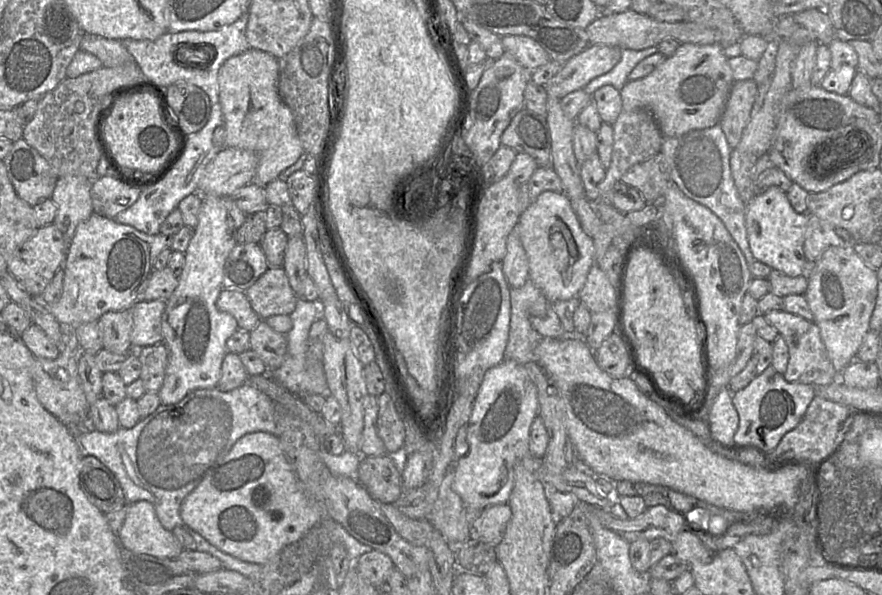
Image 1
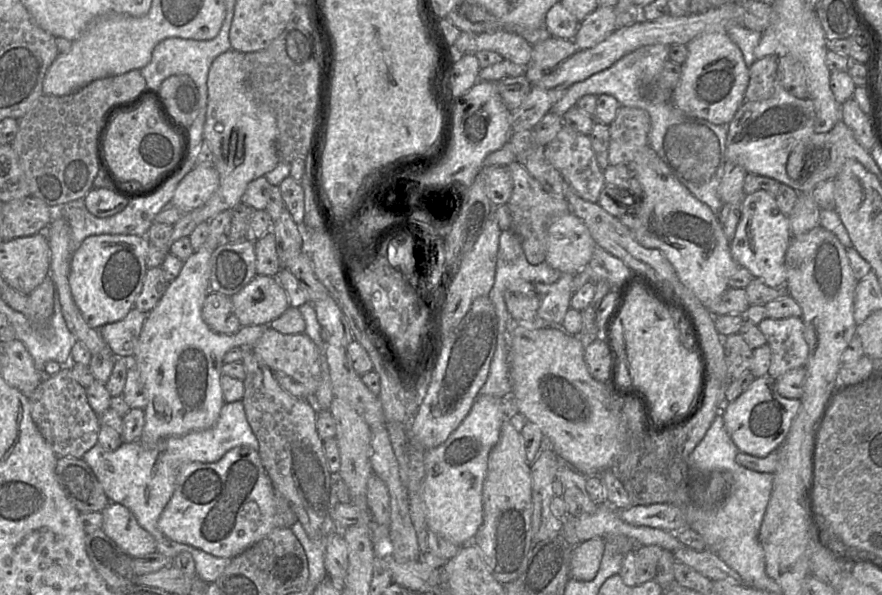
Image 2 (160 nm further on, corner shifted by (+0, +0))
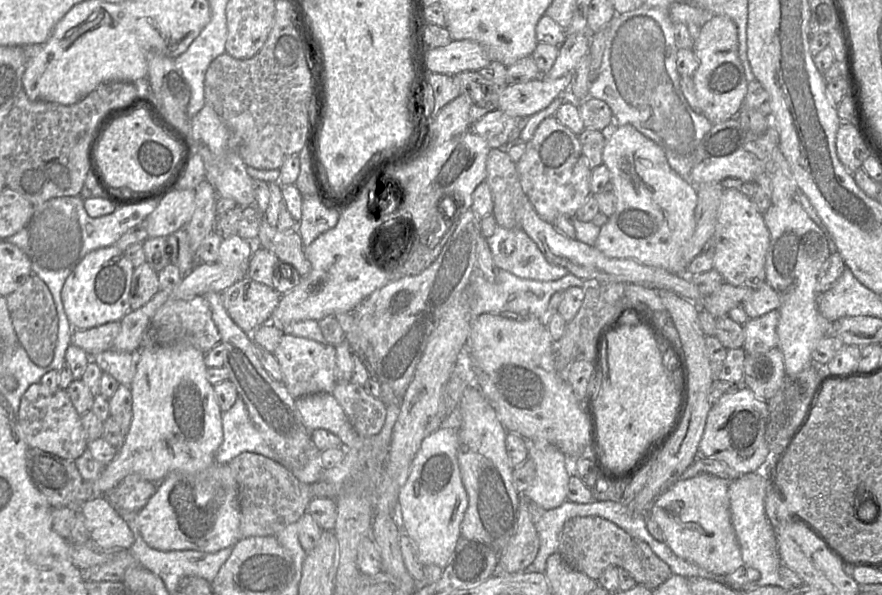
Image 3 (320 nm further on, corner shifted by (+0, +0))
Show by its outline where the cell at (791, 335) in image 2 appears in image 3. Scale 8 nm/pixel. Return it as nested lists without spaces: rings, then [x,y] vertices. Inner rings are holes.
[[[778,310],[754,319],[749,319],[743,326],[745,341],[743,349],[746,354],[761,354],[777,348],[777,325],[779,322]]]

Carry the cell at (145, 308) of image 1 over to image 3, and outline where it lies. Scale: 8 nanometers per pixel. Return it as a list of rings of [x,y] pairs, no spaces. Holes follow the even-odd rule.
[[[115,321],[85,330],[77,329],[72,333],[71,344],[81,348],[92,358],[100,352],[112,349],[120,328],[120,321]]]

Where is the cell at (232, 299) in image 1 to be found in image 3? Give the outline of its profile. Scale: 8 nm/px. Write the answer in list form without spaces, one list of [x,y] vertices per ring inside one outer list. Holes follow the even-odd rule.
[[[196,296],[191,300],[170,300],[162,305],[151,319],[141,347],[172,345],[178,342],[192,344],[205,354],[221,342],[210,306],[204,296]]]

